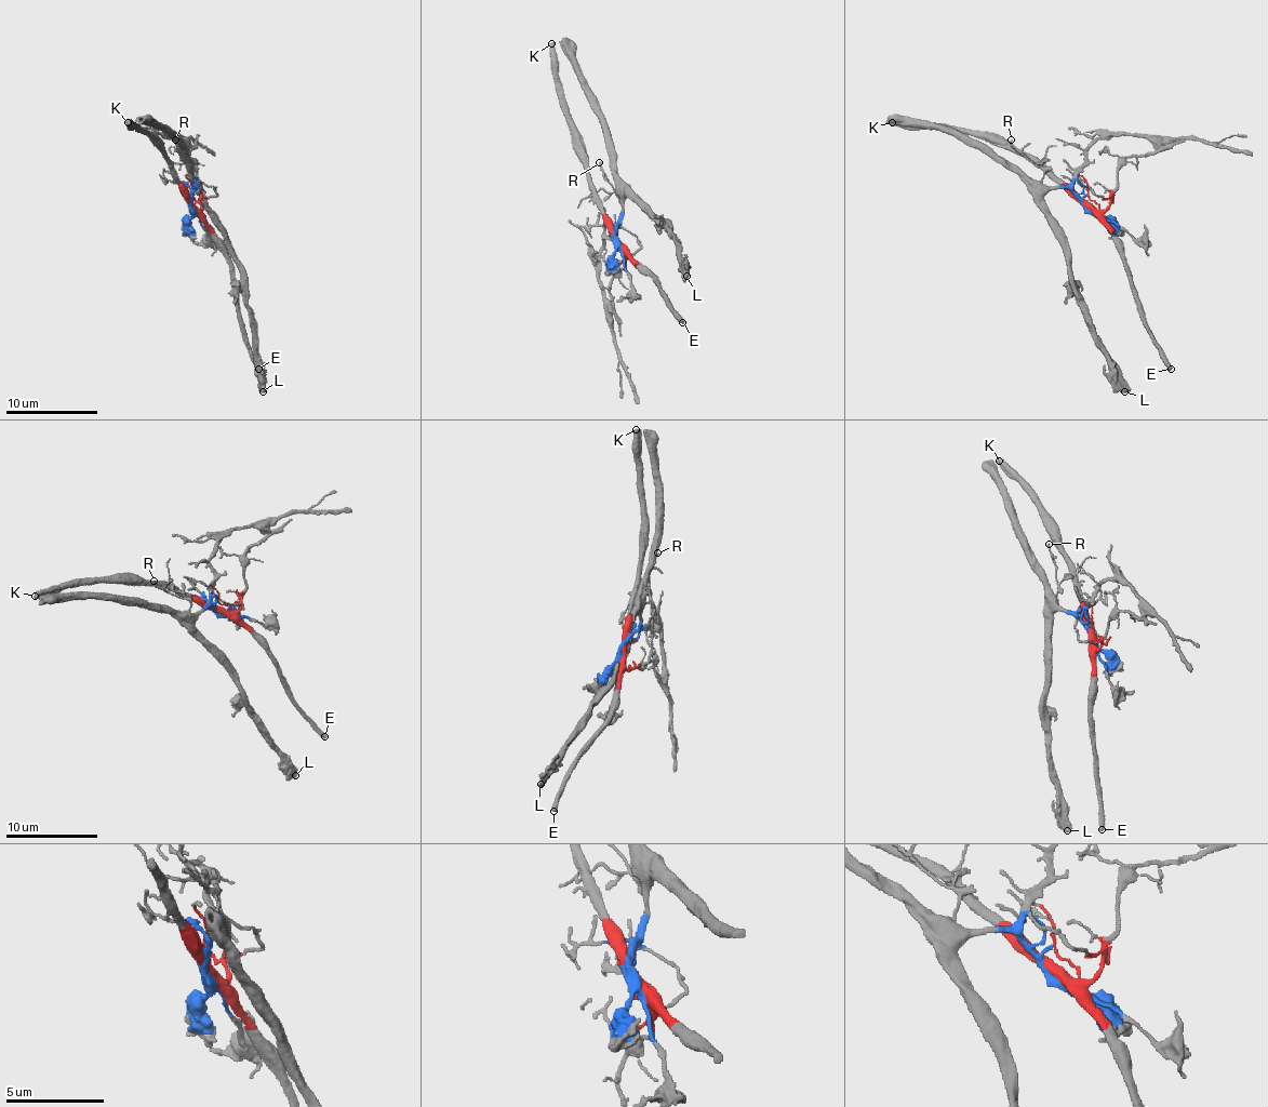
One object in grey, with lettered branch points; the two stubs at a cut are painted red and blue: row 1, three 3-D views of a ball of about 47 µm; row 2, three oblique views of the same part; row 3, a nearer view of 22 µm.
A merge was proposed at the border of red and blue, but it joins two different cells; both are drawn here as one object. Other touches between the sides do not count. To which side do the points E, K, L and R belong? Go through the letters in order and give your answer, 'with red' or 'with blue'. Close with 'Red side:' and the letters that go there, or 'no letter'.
E: with red
K: with red
L: with blue
R: with blue
Red side: E, K

